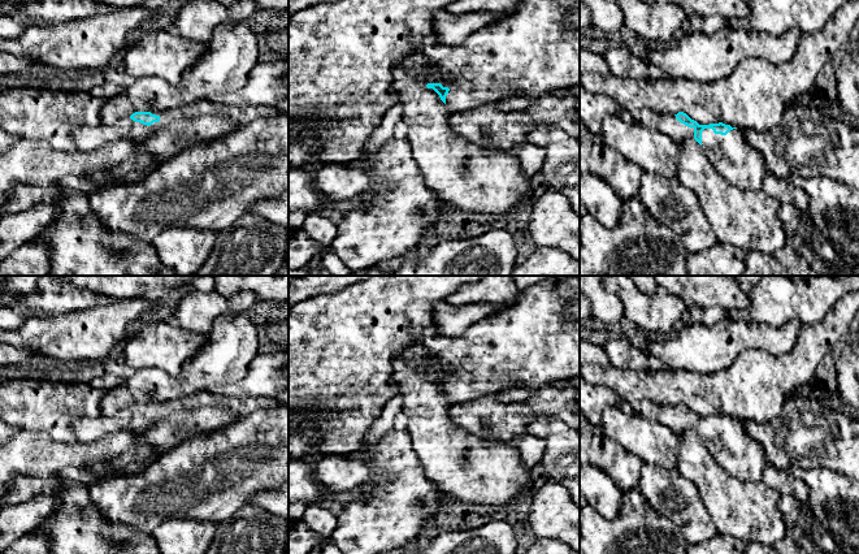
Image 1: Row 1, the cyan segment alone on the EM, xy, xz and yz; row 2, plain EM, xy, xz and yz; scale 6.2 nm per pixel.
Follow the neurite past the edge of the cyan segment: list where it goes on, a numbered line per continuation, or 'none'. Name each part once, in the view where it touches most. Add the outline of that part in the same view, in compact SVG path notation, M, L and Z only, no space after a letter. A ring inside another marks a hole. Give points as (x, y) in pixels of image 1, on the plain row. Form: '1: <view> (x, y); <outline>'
1: yz (734, 450); M712 420L702 423L702 438L717 463L742 481L762 481L769 466L764 449L746 430L743 421L733 420L726 427Z

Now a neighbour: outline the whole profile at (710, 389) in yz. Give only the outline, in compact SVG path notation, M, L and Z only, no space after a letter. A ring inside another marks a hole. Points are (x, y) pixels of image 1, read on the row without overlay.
M859 291L845 294L821 321L802 325L789 352L775 356L746 350L726 369L712 375L586 364L582 377L594 386L612 389L633 407L645 399L684 403L699 416L723 414L765 424L781 414L788 398L806 389L827 355L837 352L858 311Z

